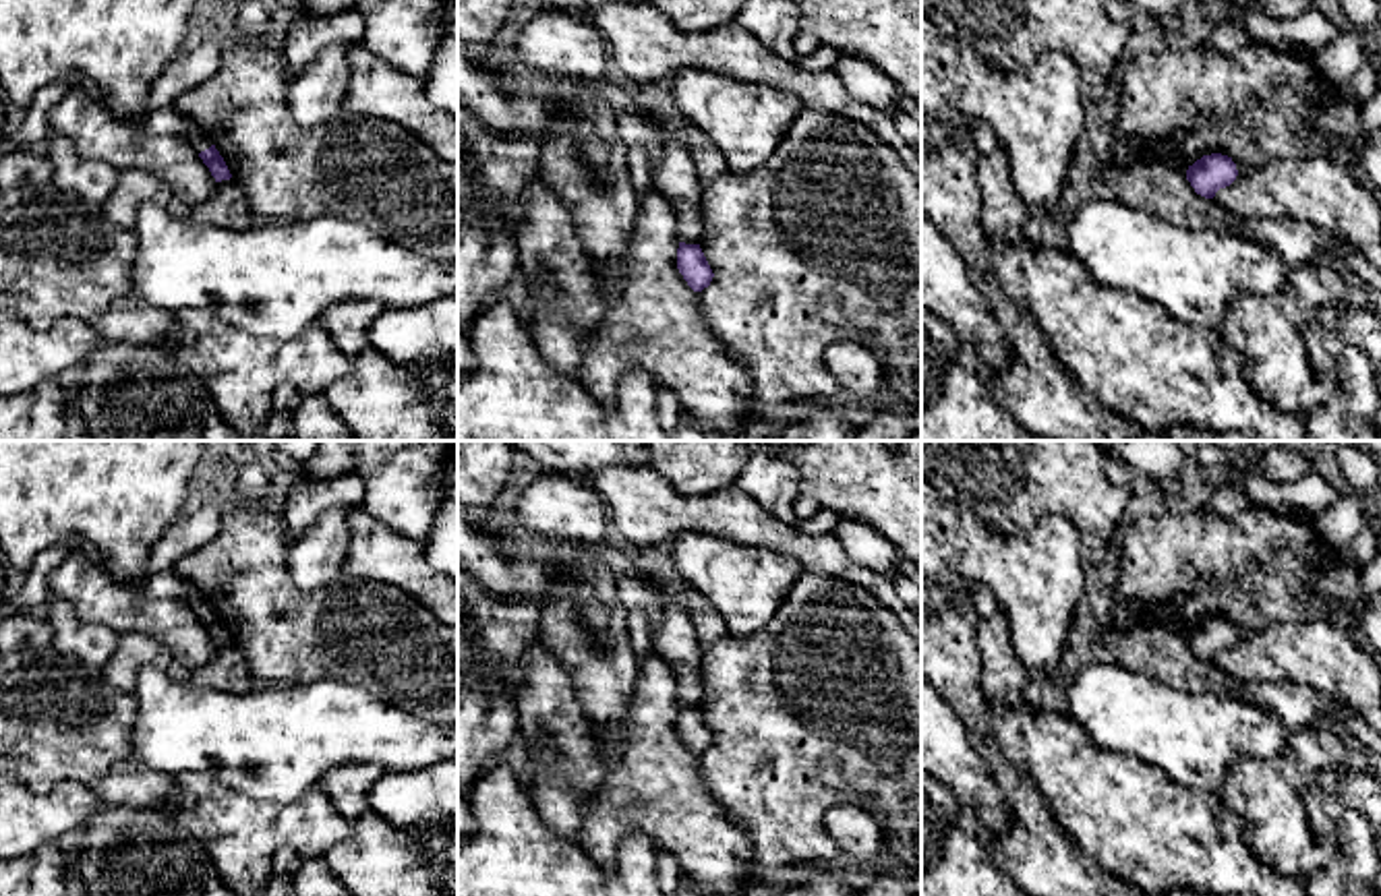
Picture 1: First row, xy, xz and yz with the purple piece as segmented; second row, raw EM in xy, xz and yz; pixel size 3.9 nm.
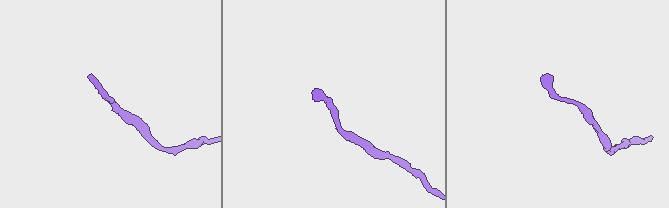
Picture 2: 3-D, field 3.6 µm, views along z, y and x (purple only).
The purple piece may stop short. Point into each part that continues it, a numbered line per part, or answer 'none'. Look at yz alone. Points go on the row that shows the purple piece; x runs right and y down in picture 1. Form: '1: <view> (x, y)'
none

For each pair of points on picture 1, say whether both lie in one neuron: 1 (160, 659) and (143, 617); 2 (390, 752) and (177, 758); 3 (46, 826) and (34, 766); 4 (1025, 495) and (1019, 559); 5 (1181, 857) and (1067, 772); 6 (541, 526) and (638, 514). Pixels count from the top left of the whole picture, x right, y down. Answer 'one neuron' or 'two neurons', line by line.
1: two neurons
2: one neuron
3: two neurons
4: two neurons
5: one neuron
6: two neurons

